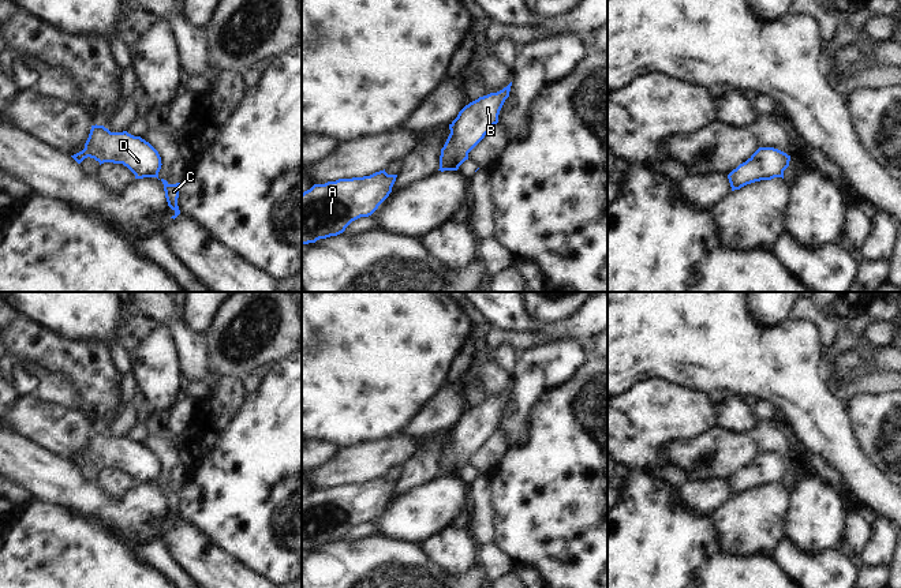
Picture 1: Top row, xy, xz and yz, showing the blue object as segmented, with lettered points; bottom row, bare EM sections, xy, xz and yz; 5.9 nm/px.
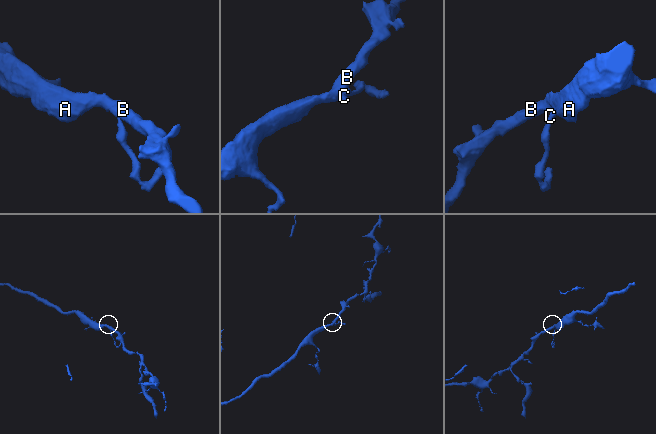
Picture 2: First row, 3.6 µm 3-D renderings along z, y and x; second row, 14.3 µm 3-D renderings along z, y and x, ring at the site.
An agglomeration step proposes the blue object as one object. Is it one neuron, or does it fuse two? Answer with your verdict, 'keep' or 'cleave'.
cleave

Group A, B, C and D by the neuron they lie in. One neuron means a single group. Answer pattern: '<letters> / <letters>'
A B D / C

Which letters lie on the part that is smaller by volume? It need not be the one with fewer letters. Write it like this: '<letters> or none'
C

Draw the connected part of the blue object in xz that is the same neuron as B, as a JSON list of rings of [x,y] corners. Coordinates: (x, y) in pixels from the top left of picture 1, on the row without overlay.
[[[512,387],[497,398],[479,402],[466,411],[449,430],[450,439],[441,454],[440,475],[457,476],[468,458],[498,428],[500,416],[509,402]]]

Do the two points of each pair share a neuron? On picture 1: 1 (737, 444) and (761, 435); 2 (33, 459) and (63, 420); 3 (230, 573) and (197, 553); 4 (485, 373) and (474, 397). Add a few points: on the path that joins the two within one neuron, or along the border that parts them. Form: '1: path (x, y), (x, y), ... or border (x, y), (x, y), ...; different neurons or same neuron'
1: border (748, 434), (759, 452); different neurons
2: border (14, 430), (70, 461); different neurons
3: path (221, 573), (217, 573), (205, 561); same neuron
4: path (485, 378), (475, 392); same neuron

